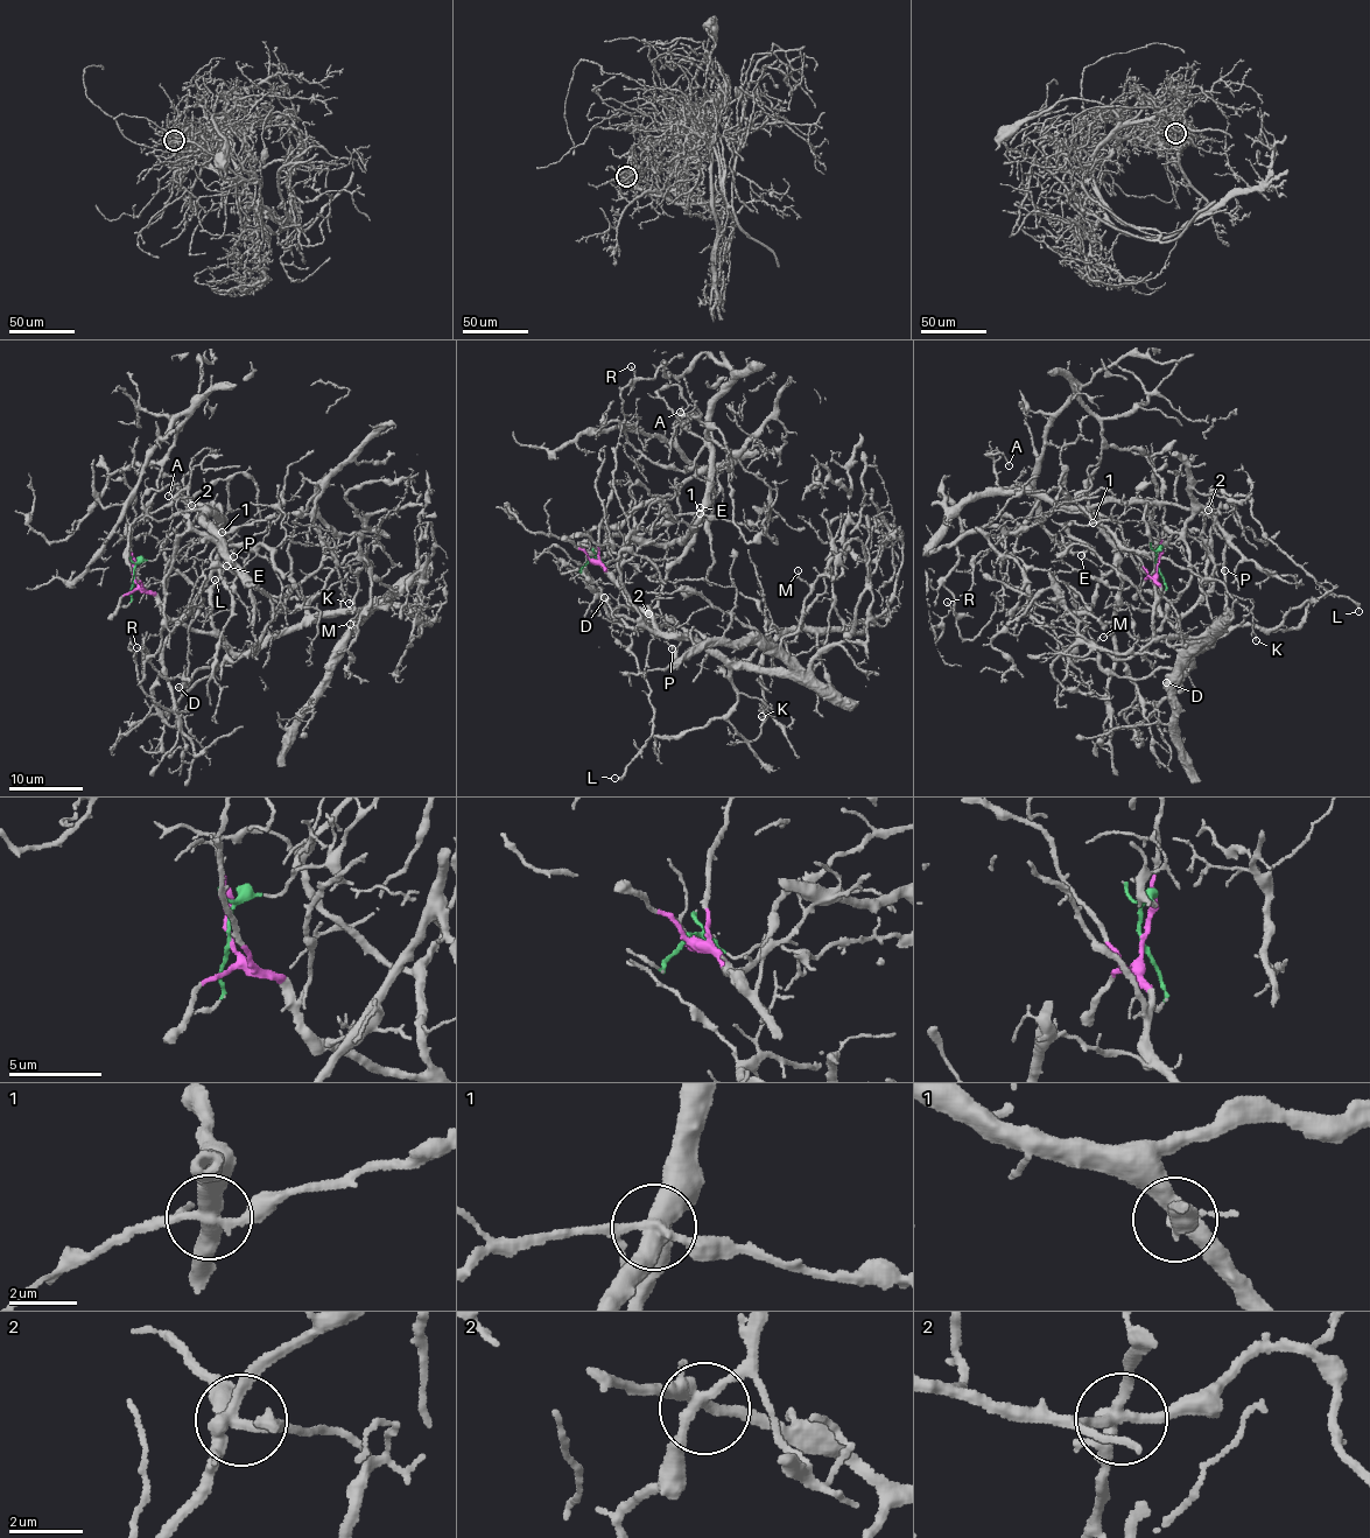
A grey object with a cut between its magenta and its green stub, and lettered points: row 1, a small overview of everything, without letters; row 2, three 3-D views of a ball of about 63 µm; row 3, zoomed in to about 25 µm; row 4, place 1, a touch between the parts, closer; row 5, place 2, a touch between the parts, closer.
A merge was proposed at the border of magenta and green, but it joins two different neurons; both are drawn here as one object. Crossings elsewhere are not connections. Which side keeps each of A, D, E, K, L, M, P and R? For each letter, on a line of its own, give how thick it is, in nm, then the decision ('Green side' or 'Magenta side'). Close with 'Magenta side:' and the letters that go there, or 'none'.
A: Thickness 130 nm. Green side
D: Thickness 140 nm. Magenta side
E: Thickness 120 nm. Green side
K: Thickness 120 nm. Magenta side
L: Thickness 90 nm. Green side
M: Thickness 120 nm. Magenta side
P: Thickness 130 nm. Magenta side
R: Thickness 120 nm. Green side
Magenta side: D, K, M, P

